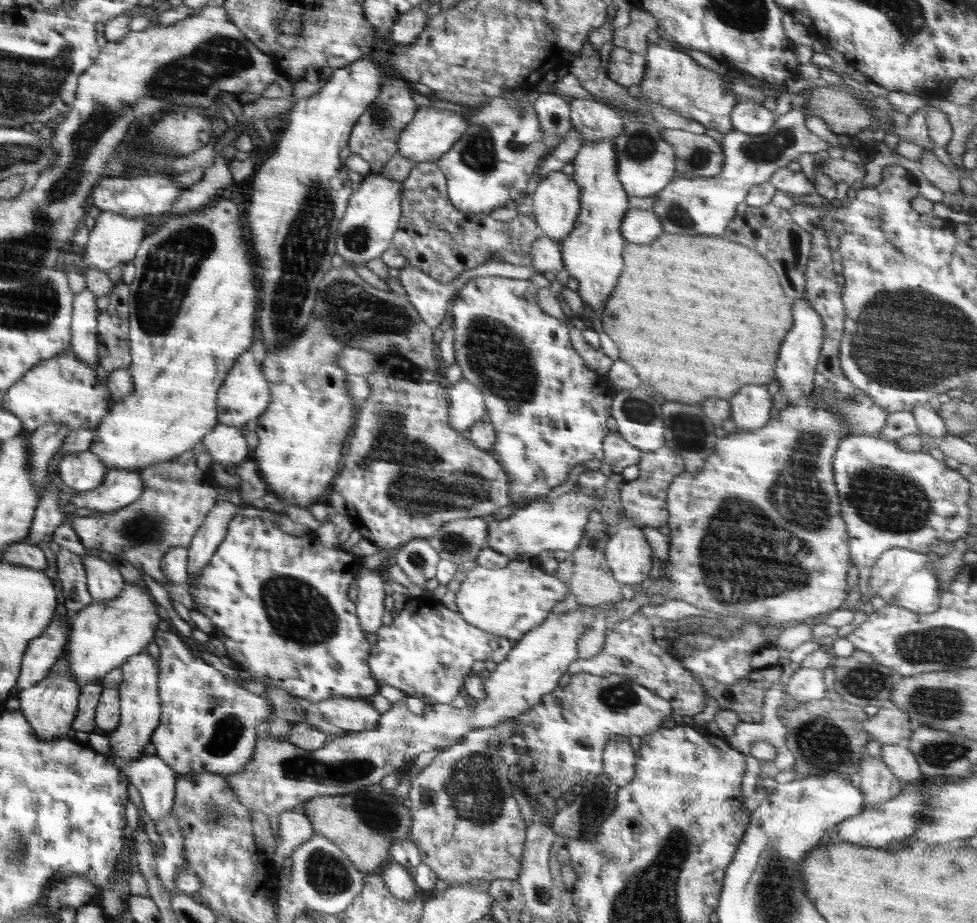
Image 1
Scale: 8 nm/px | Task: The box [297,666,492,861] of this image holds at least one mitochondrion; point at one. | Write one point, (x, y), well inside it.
(375, 809)

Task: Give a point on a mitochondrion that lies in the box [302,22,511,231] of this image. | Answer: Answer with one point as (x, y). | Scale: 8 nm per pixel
(381, 117)

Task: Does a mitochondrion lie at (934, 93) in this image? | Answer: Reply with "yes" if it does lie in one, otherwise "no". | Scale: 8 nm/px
no

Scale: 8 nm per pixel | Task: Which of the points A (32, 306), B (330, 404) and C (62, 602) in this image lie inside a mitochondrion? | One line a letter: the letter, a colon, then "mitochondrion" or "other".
A: mitochondrion
B: other
C: other

